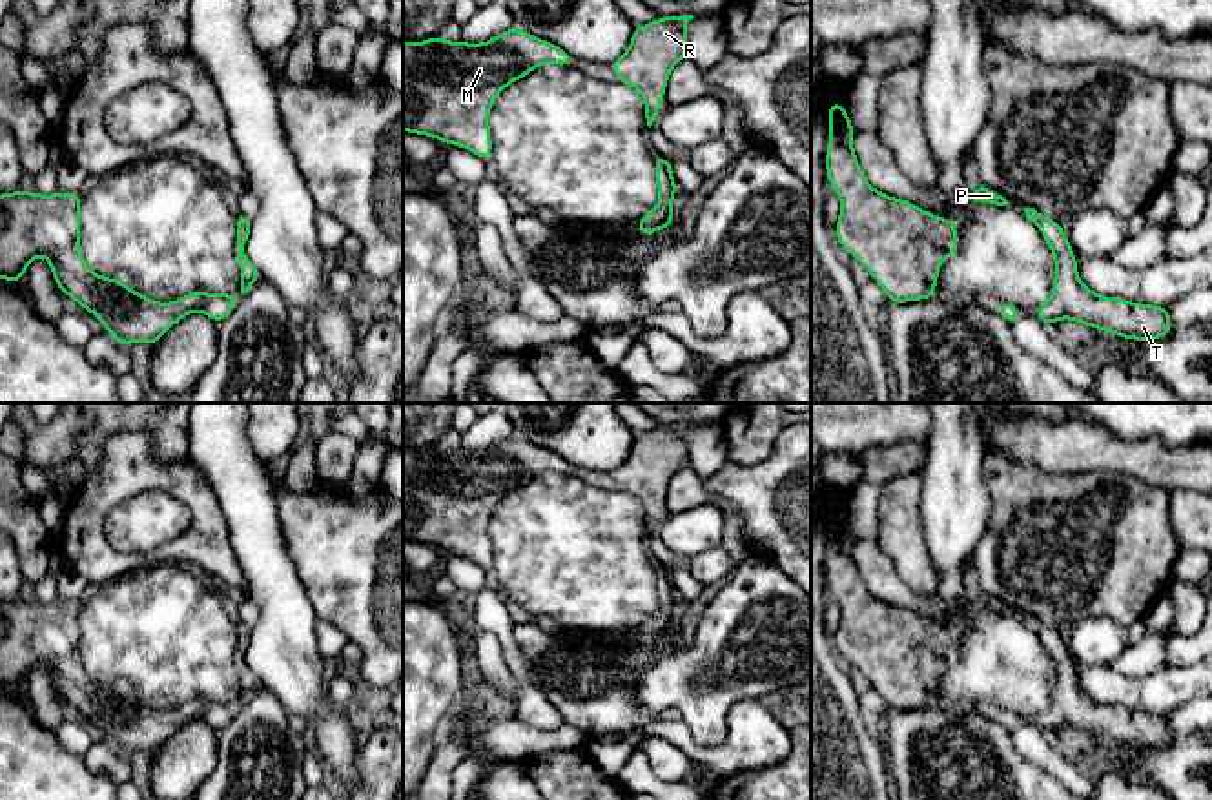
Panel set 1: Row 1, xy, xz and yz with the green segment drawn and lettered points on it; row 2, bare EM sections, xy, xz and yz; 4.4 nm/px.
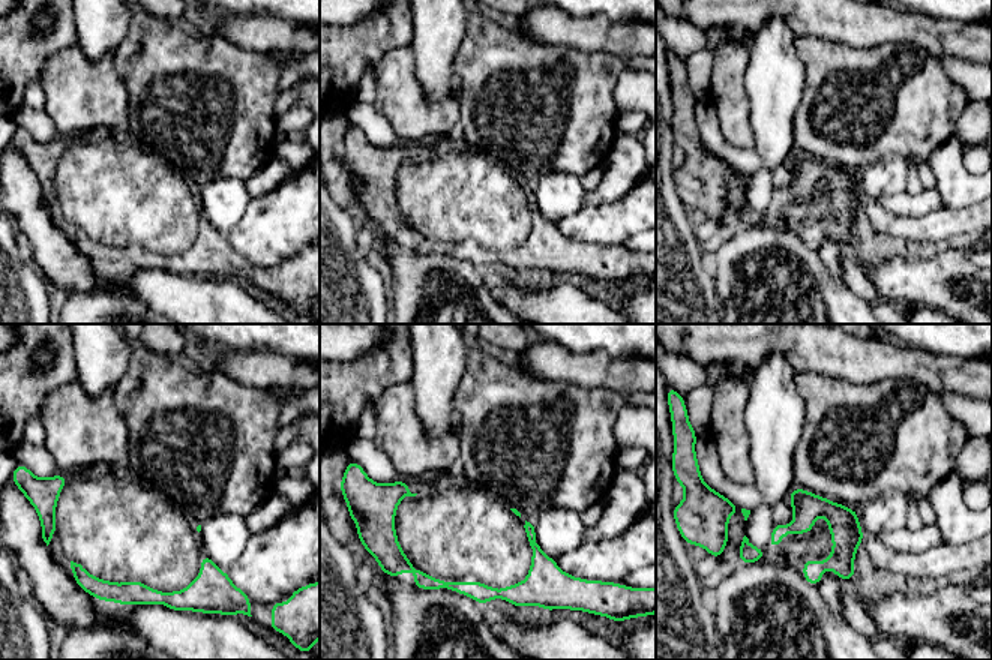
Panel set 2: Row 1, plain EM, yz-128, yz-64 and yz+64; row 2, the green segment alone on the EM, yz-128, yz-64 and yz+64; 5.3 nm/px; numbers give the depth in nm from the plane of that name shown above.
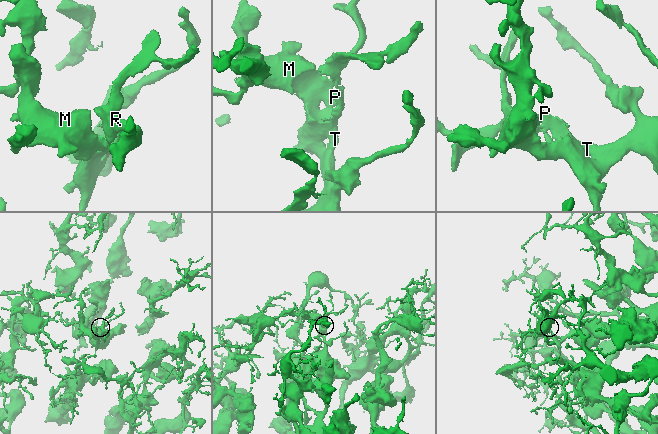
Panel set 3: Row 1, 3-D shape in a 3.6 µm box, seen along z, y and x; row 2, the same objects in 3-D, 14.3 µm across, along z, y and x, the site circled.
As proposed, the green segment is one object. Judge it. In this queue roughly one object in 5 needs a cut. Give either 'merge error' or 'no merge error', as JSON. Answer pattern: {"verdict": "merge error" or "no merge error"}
{"verdict": "no merge error"}

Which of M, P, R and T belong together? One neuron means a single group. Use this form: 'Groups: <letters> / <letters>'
Groups: M P R T

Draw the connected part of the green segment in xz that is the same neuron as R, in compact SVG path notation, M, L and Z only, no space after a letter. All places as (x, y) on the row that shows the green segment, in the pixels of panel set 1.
M660 16L634 27L627 51L609 64L616 73L616 82L642 93L649 128L658 117L669 73L689 55L685 26L691 18L694 16Z

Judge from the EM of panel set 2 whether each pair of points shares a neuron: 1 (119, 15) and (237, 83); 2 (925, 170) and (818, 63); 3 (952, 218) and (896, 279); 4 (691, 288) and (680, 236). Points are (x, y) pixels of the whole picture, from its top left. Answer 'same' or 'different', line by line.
1: different
2: different
3: different
4: same

